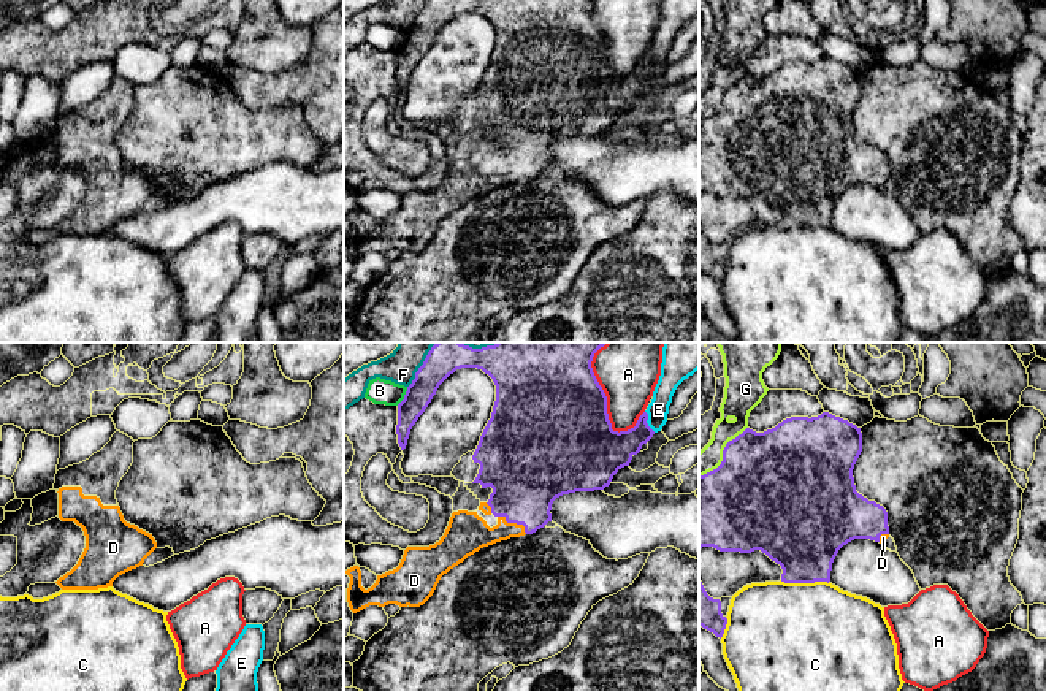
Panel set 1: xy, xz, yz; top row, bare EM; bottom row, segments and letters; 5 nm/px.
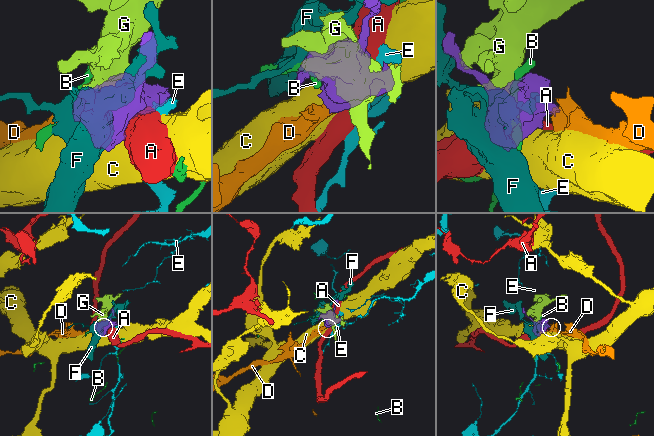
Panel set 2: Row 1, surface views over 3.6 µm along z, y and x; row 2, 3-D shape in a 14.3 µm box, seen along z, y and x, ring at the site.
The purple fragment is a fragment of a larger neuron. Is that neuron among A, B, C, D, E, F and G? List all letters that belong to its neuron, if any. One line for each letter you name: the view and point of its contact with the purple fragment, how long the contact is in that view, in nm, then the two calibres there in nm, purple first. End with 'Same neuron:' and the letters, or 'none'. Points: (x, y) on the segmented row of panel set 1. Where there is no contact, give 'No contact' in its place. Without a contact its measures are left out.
D: Touches purple at xz (514, 522). Shared border 180 nm. Thickness 380 nm (purple) against 200 nm
Same neuron: D

